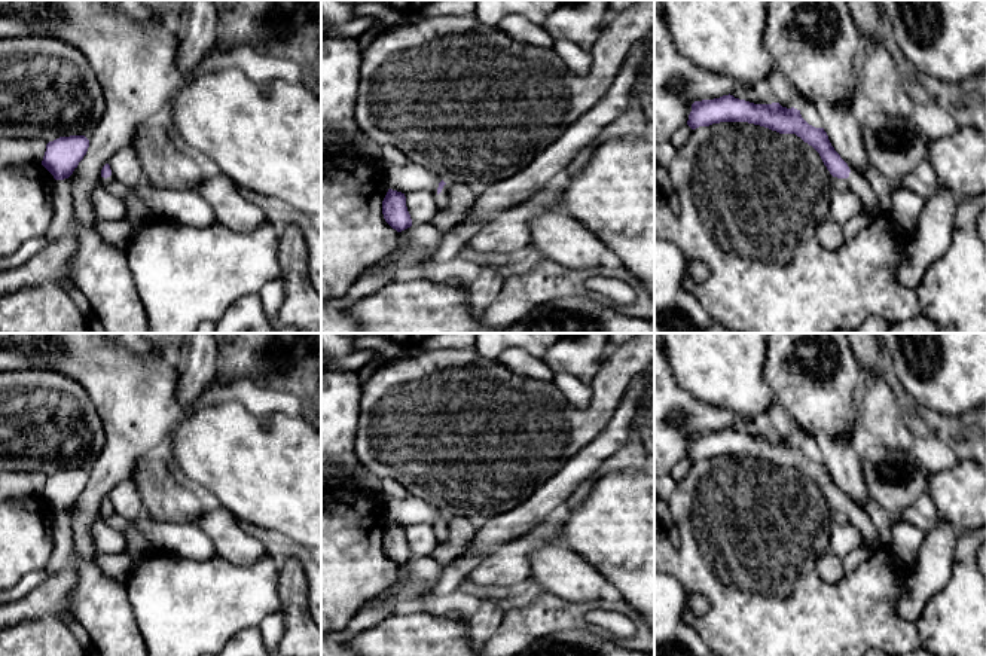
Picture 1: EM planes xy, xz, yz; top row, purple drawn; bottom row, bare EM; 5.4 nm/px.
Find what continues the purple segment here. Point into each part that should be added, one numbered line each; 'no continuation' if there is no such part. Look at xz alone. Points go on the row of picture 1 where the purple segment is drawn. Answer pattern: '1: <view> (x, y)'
no continuation

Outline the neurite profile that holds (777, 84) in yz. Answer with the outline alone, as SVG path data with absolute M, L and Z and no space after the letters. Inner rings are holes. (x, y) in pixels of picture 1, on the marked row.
M772 70L763 86L772 94L776 103L802 110L812 104L800 91L788 86L787 77L778 70Z

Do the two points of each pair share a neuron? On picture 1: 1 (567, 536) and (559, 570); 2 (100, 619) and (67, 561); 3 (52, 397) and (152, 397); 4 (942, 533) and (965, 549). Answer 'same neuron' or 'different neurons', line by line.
1: different neurons
2: same neuron
3: different neurons
4: different neurons

